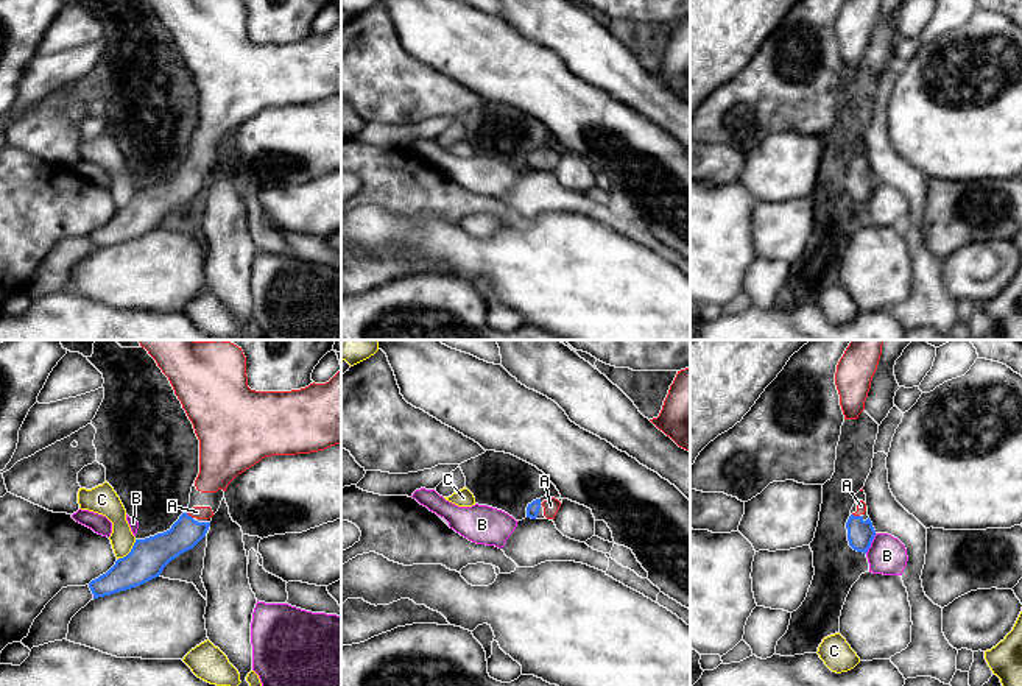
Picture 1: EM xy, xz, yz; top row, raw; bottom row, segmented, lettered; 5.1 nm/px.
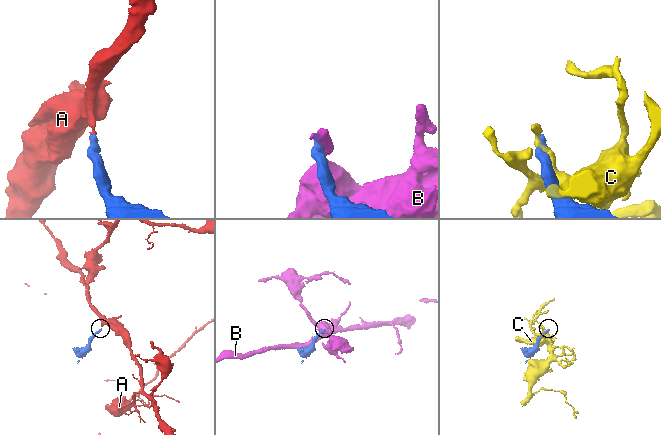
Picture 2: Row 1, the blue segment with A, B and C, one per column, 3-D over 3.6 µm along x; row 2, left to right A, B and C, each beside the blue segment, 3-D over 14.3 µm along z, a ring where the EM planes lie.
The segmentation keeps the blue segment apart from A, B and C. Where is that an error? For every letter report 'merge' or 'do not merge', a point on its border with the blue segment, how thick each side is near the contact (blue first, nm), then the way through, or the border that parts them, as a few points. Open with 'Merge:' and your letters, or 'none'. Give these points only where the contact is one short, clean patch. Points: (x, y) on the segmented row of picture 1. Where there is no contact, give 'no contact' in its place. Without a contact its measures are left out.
Merge: A
A: merge | xy (187, 515) | 170/60 nm | across xy (156, 552), (186, 524), (187, 515), (197, 512)
B: do not merge | yz (871, 541) | 140/200 nm | along yz (876, 533), (865, 552)
C: do not merge | xy (130, 552) | 200/120 nm

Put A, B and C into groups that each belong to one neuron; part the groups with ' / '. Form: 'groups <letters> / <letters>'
groups A / B / C

